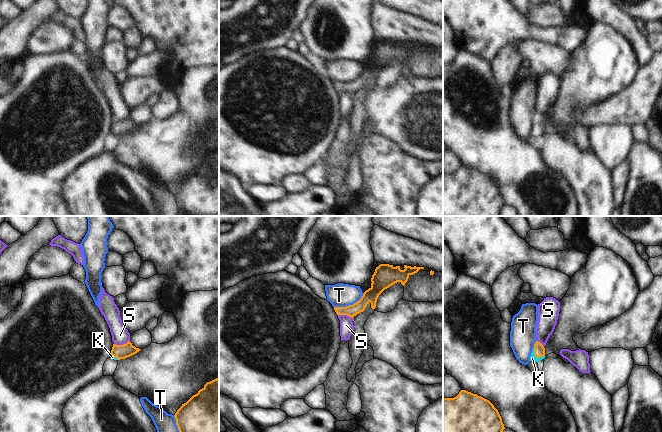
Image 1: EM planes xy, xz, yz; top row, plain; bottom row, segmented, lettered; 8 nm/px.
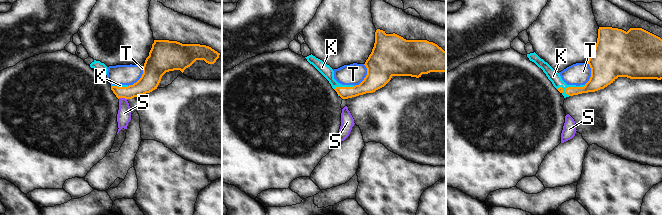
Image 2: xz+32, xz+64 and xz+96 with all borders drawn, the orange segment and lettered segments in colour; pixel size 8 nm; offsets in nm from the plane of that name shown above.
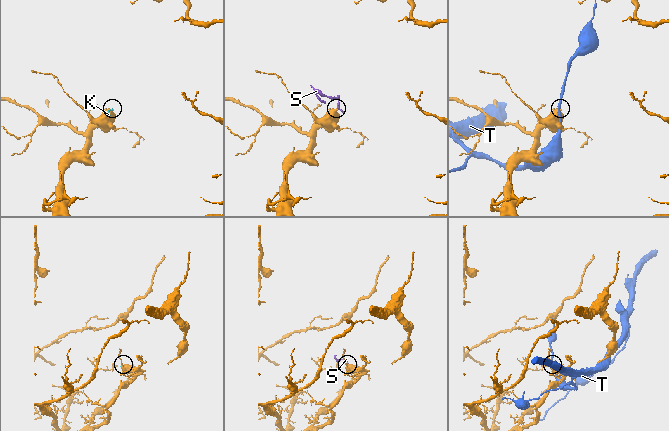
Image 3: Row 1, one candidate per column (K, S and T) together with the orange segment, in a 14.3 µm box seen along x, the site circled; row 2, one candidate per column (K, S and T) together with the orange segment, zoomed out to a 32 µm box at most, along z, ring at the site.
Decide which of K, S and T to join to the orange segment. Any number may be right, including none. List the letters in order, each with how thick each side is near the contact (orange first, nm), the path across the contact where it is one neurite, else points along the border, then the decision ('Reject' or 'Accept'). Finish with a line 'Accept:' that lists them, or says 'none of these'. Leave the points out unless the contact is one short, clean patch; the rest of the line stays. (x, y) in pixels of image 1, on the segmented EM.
K: Thickness 90 nm (orange) against 50 nm. Path across: yz (539, 351), (536, 356), (532, 358). Accept
S: Thickness 110 nm (orange) against 140 nm. Boundary: xy (129, 340), (122, 344), (114, 344). Reject
T: Thickness 120 nm (orange) against 190 nm. Reject
Accept: K.

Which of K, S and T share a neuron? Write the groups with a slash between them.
K / S / T

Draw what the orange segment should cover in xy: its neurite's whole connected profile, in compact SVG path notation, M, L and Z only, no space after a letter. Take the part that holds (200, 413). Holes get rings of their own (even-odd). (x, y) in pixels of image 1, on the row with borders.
M219 378L207 382L174 417L179 432L219 432Z

